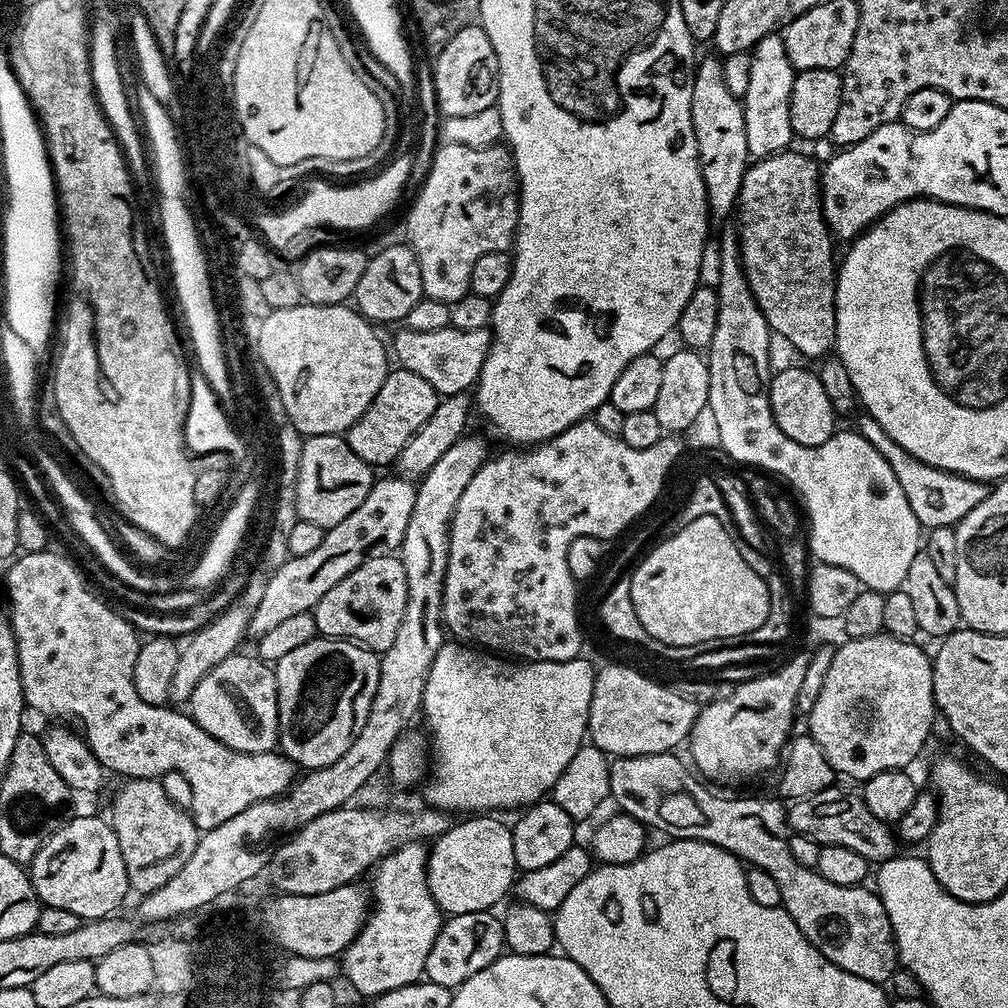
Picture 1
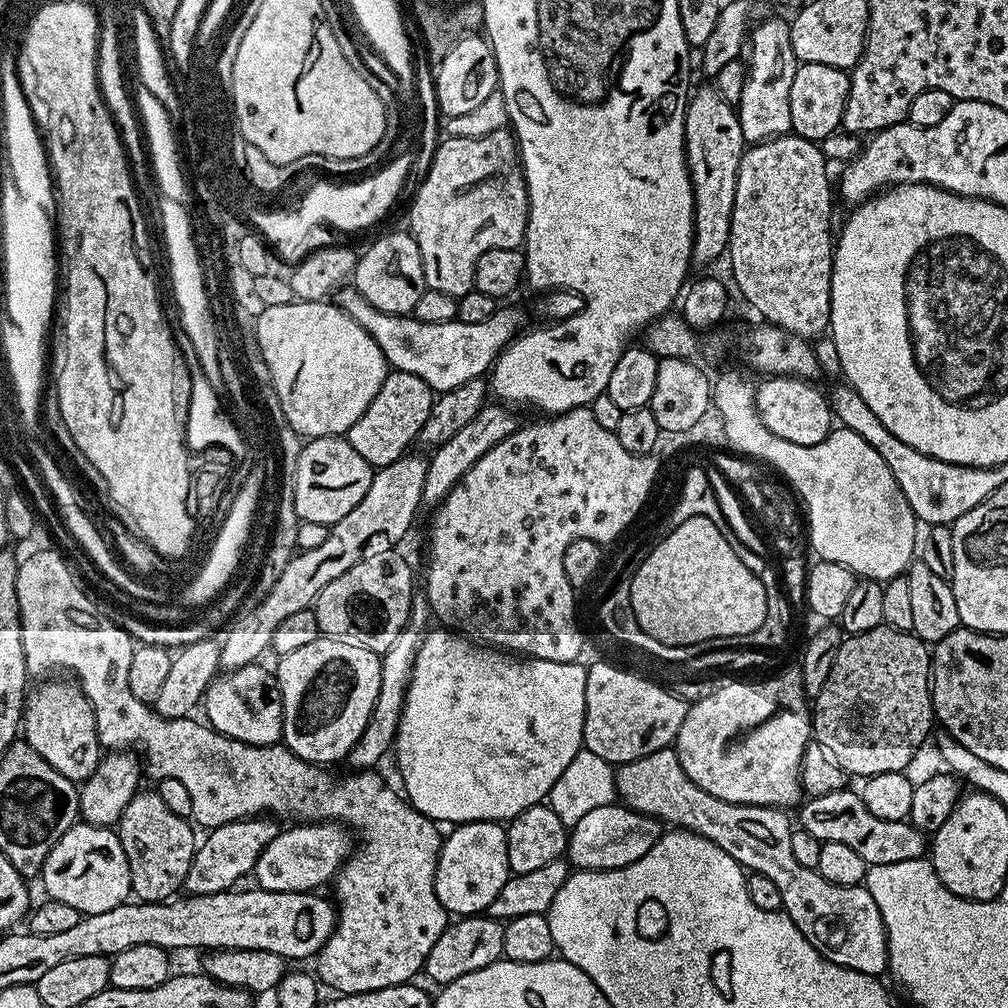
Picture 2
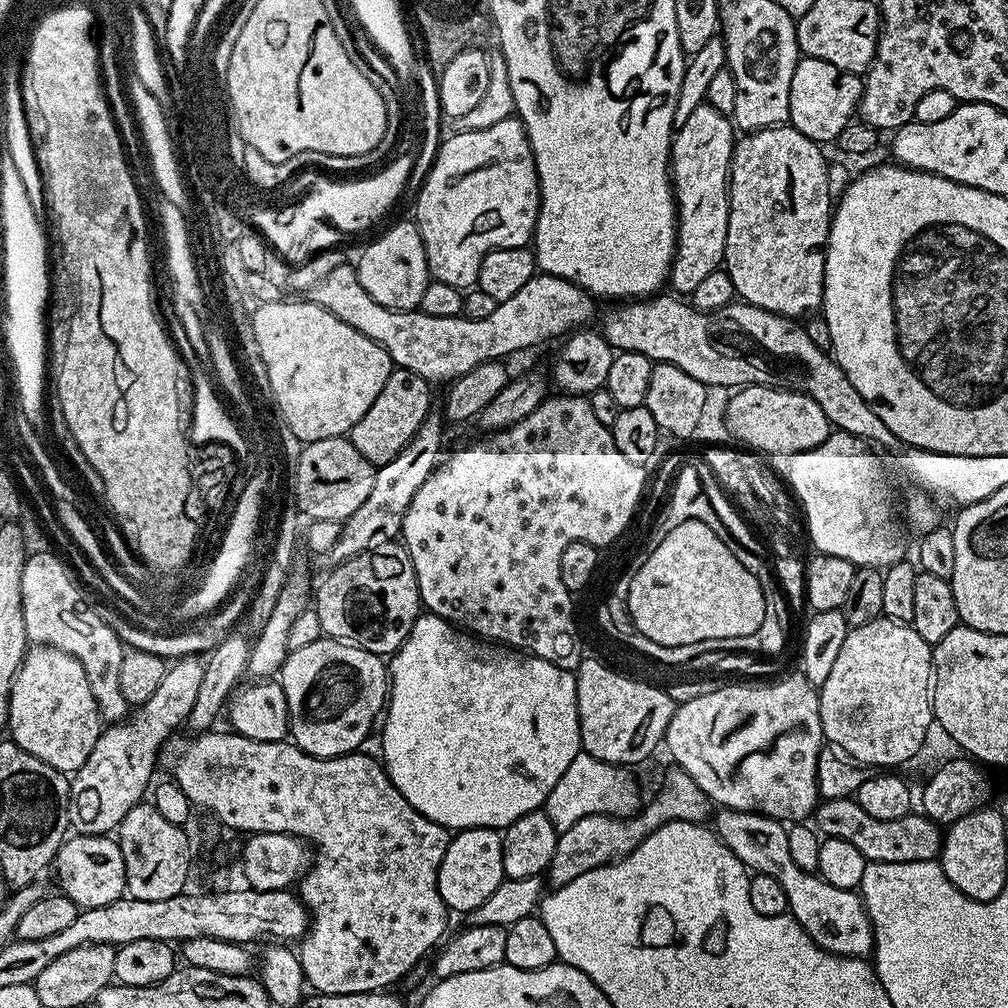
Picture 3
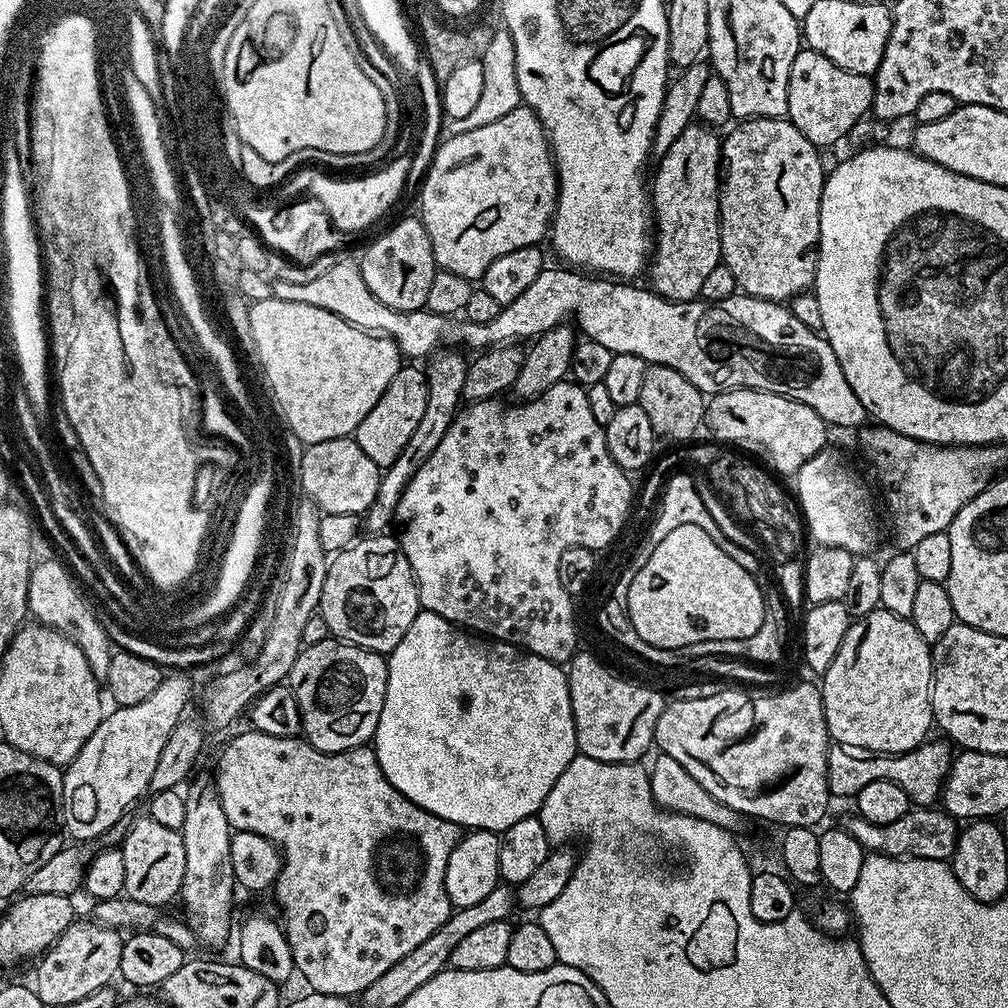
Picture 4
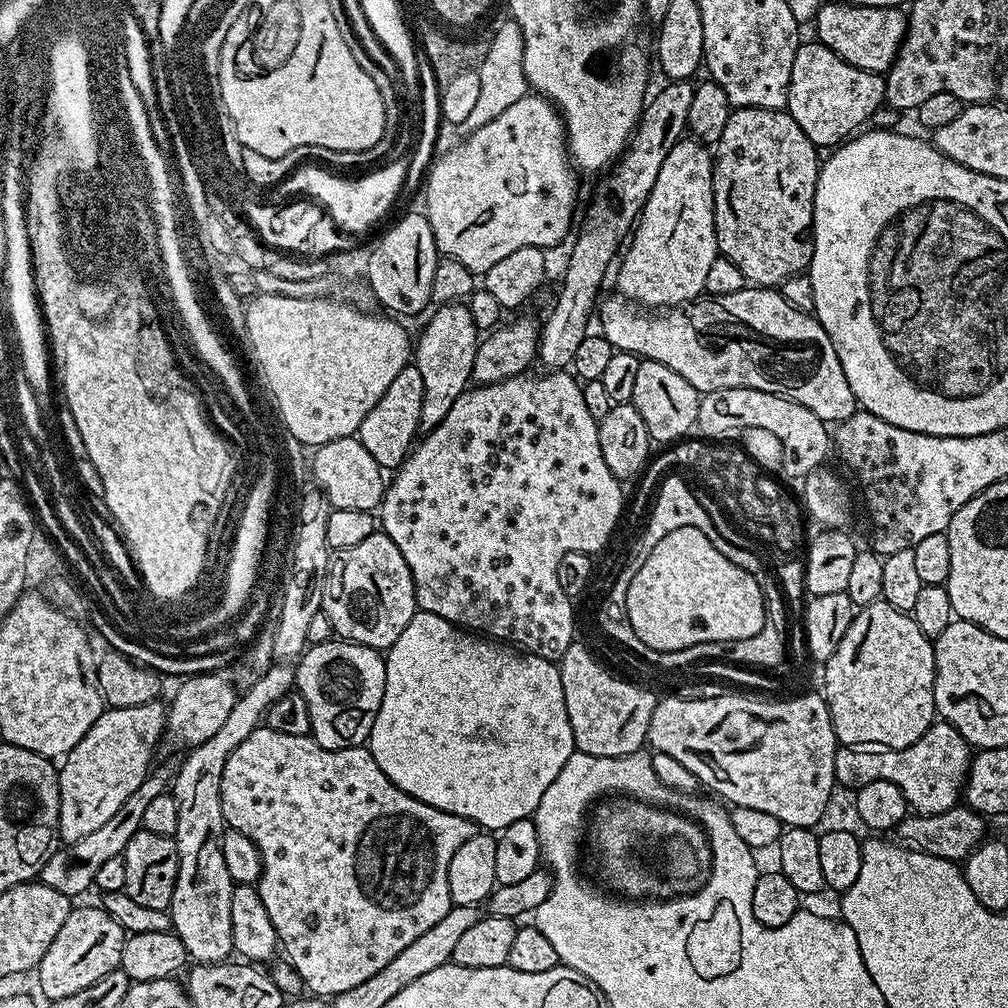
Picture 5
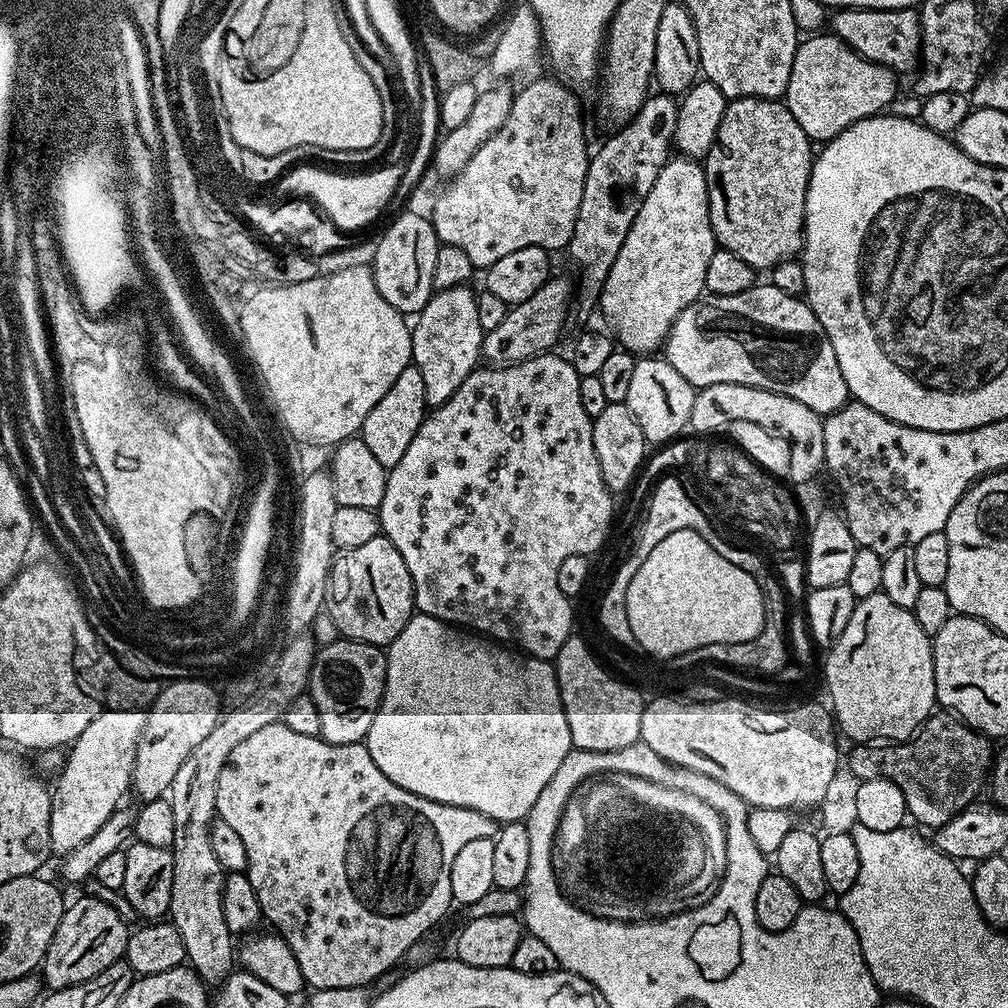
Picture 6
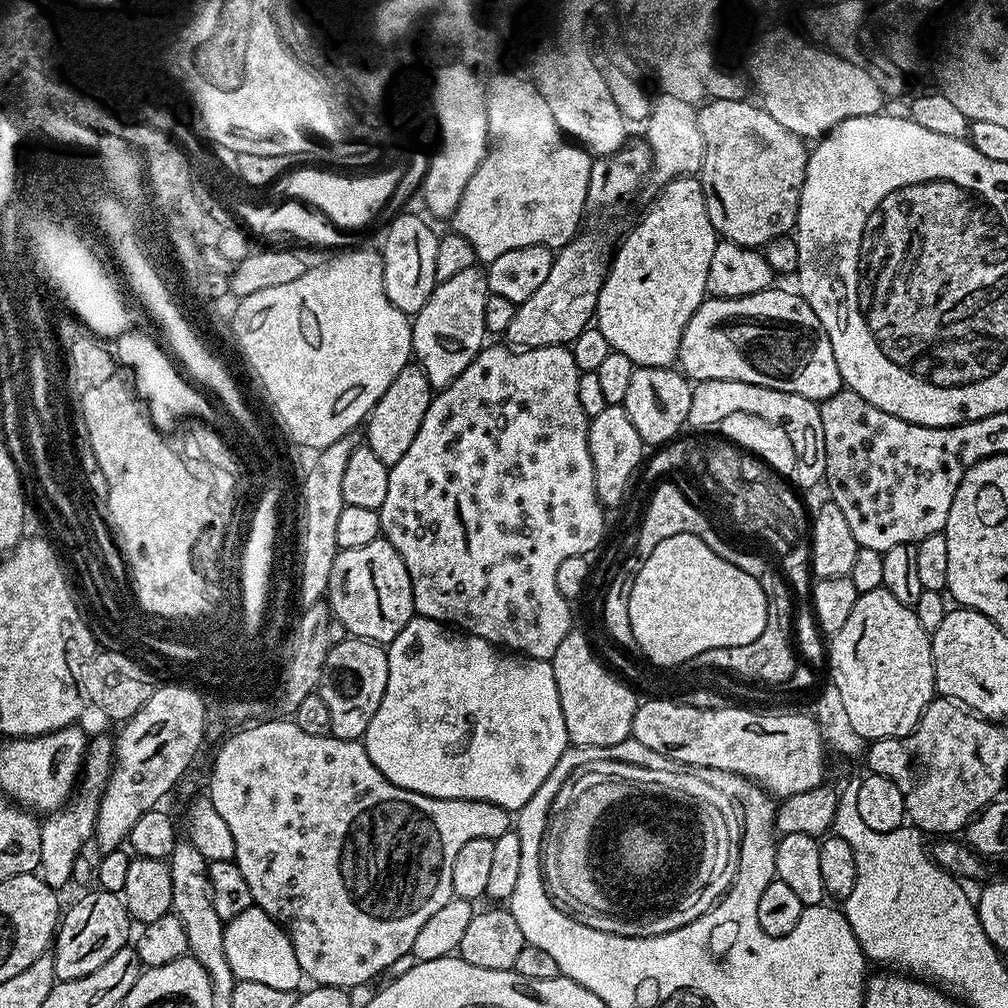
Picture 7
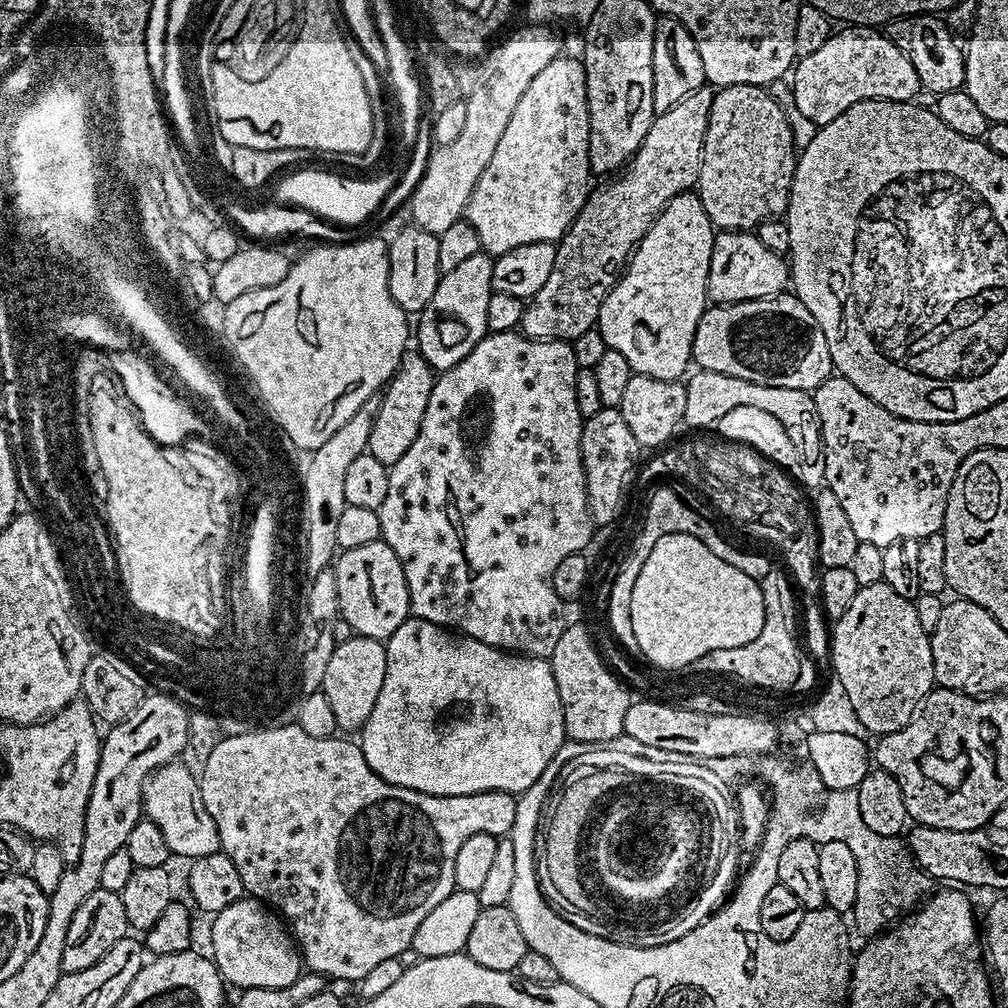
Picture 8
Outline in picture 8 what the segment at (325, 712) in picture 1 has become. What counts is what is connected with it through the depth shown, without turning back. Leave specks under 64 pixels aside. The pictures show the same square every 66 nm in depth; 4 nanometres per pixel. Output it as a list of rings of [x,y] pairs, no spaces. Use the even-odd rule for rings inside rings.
[[[353,634],[350,642],[336,645],[326,669],[322,690],[326,698],[330,698],[330,706],[334,709],[337,725],[341,729],[363,729],[370,718],[370,710],[374,710],[374,702],[378,702],[378,693],[382,691],[387,669],[386,647],[379,640]]]

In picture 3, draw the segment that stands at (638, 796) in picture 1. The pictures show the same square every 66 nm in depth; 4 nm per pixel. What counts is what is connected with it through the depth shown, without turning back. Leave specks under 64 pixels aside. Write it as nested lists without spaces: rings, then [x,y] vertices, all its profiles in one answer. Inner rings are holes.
[[[720,810],[715,813],[715,822],[714,832],[719,843],[723,844],[725,849],[731,852],[745,869],[752,868],[753,873],[761,872],[762,874],[770,874],[770,878],[778,878],[782,890],[786,890],[788,912],[799,922],[802,930],[806,930],[808,937],[822,950],[833,952],[836,956],[853,956],[856,959],[869,957],[873,953],[875,944],[872,922],[868,917],[867,910],[864,909],[864,902],[860,898],[859,891],[835,888],[826,883],[816,872],[803,872],[798,866],[794,866],[794,858],[790,858],[790,845],[786,843],[788,828],[781,821],[775,820],[772,816],[763,816],[761,812]]]

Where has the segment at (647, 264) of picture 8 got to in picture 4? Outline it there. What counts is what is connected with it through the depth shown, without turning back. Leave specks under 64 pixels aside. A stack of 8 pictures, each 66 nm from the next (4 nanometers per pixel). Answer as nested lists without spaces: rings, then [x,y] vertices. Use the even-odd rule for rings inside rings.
[[[700,122],[689,124],[686,130],[682,130],[682,134],[678,134],[678,142],[674,142],[674,146],[670,146],[670,150],[666,150],[666,154],[659,157],[656,168],[656,177],[650,180],[650,204],[654,209],[654,251],[650,256],[650,272],[652,268],[652,284],[651,287],[659,292],[661,296],[665,296],[668,300],[695,300],[700,296],[702,290],[702,282],[706,282],[706,278],[710,275],[710,270],[714,270],[714,266],[722,263],[720,259],[720,182],[722,179],[722,140],[718,135],[715,136],[711,127],[705,126]]]

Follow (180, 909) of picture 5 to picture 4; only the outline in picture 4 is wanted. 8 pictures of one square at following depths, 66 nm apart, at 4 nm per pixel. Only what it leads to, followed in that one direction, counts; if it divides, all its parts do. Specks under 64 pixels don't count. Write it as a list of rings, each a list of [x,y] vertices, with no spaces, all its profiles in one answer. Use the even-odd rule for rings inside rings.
[[[198,776],[185,791],[186,819],[180,833],[186,849],[186,869],[179,899],[189,913],[186,923],[195,932],[199,945],[220,948],[230,936],[232,900],[237,887],[233,860],[230,858],[232,827],[222,810],[215,783],[209,777]]]

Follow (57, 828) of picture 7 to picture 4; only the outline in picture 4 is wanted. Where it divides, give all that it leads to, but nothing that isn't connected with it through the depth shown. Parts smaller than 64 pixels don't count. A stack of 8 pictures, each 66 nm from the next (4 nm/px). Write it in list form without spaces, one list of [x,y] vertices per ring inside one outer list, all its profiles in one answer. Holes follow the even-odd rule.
[[[168,674],[164,681],[146,698],[146,702],[138,702],[138,706],[113,707],[105,715],[104,721],[86,738],[86,746],[78,750],[76,757],[63,769],[64,774],[64,827],[67,835],[76,842],[99,841],[110,826],[125,819],[128,807],[148,792],[150,777],[154,775],[154,766],[158,766],[158,754],[162,754],[162,746],[166,746],[166,738],[174,730],[174,726],[185,715],[184,707],[192,696],[192,680],[188,674]]]

